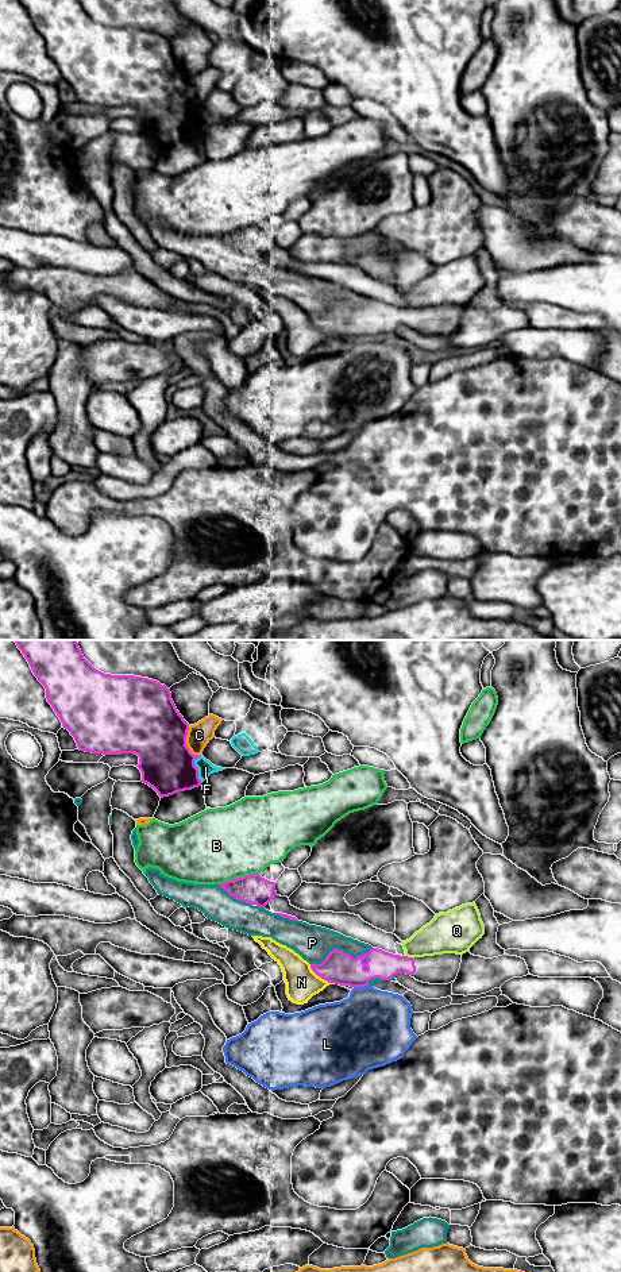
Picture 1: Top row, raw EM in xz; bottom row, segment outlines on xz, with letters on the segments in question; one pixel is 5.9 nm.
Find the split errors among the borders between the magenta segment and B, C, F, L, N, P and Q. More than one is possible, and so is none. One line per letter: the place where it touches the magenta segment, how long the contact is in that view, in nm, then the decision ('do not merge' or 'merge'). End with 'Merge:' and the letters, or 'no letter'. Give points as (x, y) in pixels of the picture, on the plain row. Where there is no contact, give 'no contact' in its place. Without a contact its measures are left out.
B: contact xz (238, 230); length 260 nm; do not merge
C: contact xz (185, 95); length 200 nm; do not merge
F: contact xz (197, 120); length 170 nm; do not merge
L: contact xz (361, 338); length 90 nm; do not merge
N: contact xz (321, 330); length 200 nm; do not merge
P: contact xz (340, 303); length 380 nm; do not merge
Q: contact xz (409, 309); length 60 nm; do not merge
Merge: no letter

